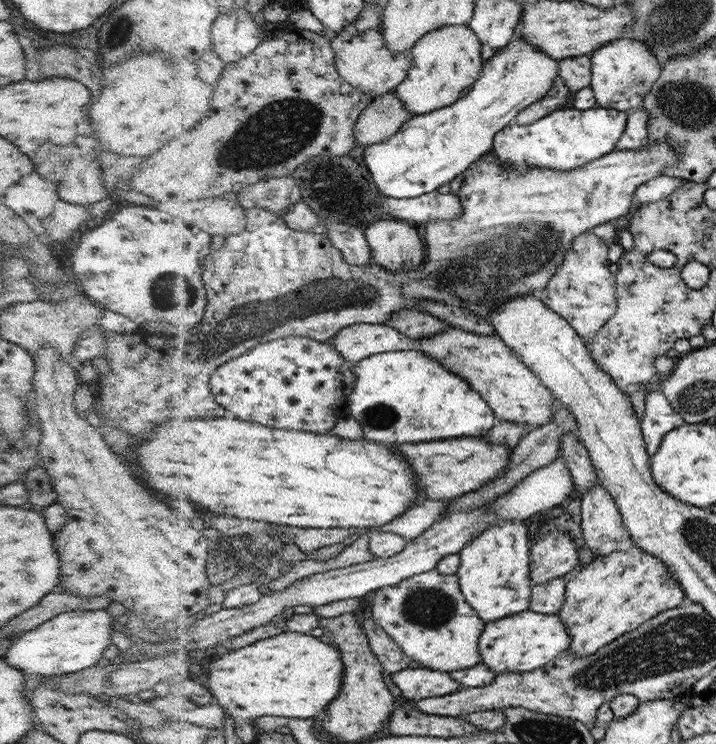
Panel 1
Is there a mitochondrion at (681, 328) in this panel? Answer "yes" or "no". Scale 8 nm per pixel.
no

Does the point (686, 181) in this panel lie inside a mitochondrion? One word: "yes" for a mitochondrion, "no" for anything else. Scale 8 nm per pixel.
no

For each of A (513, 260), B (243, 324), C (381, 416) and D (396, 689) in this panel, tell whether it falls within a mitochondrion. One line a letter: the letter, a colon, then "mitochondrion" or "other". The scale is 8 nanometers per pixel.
A: mitochondrion
B: mitochondrion
C: mitochondrion
D: other

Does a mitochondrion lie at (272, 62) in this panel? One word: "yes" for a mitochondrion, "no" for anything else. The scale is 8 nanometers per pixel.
no

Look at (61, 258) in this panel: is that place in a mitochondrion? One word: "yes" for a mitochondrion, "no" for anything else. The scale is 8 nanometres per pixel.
no

